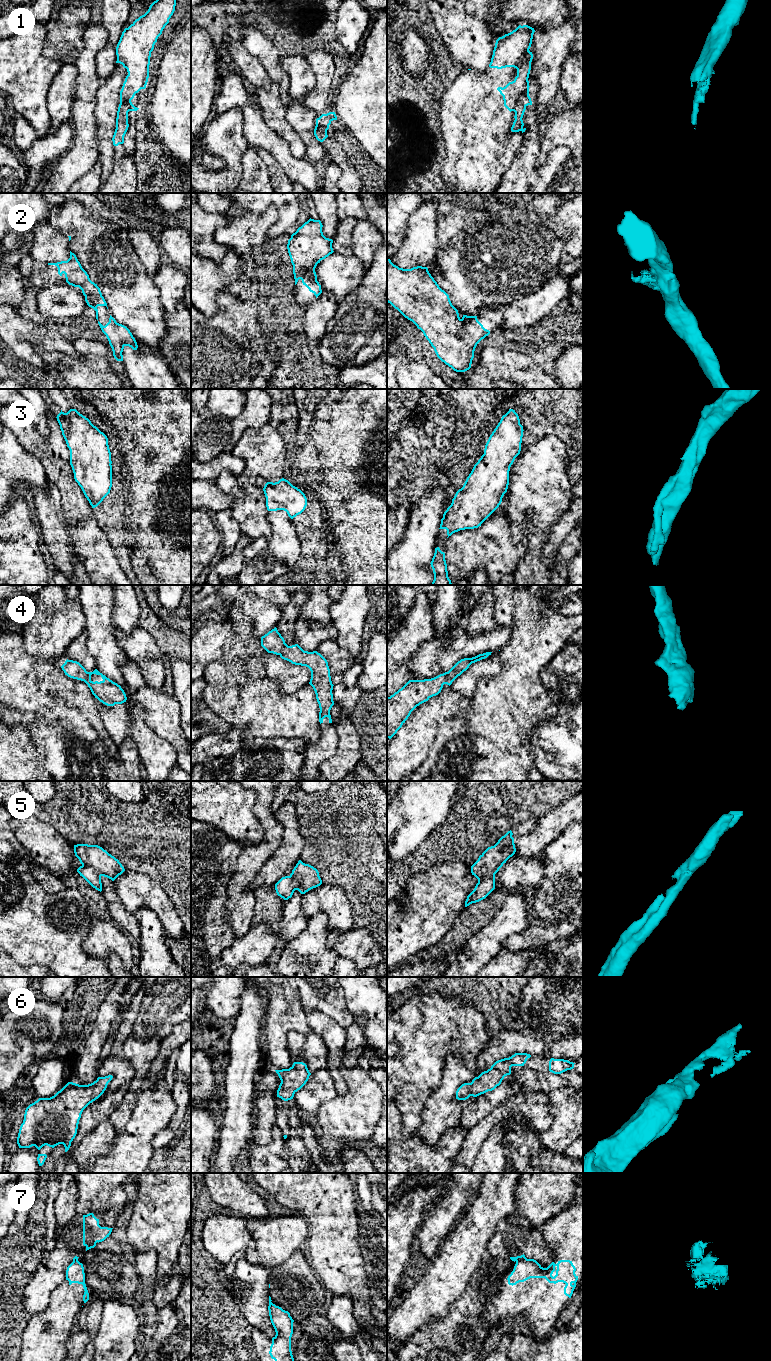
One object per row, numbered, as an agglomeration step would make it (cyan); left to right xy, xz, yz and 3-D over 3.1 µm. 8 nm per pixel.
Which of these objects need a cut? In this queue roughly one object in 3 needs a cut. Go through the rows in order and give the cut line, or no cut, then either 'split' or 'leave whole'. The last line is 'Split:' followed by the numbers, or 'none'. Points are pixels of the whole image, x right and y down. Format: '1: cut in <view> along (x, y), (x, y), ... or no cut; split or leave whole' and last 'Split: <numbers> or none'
1: cut in yz along (528, 93), (518, 99), (513, 110); split
2: no cut; leave whole
3: no cut; leave whole
4: no cut; leave whole
5: no cut; leave whole
6: no cut; leave whole
7: cut in yz along (525, 1257), (516, 1262); split
Split: 1, 7

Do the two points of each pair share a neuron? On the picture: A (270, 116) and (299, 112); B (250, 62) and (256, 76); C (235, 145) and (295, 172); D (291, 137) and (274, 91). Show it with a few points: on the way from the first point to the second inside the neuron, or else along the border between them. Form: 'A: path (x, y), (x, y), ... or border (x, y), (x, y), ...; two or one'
A: border (285, 106), (286, 120), (298, 134); two
B: path (250, 65), (254, 73); one
C: border (243, 122), (243, 135), (249, 145); two
D: path (281, 126), (274, 116), (274, 102); one

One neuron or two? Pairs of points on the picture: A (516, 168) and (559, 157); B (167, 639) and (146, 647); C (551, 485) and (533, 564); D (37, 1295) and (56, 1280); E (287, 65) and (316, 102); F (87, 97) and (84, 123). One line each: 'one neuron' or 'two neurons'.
A: one neuron
B: two neurons
C: one neuron
D: one neuron
E: two neurons
F: one neuron

